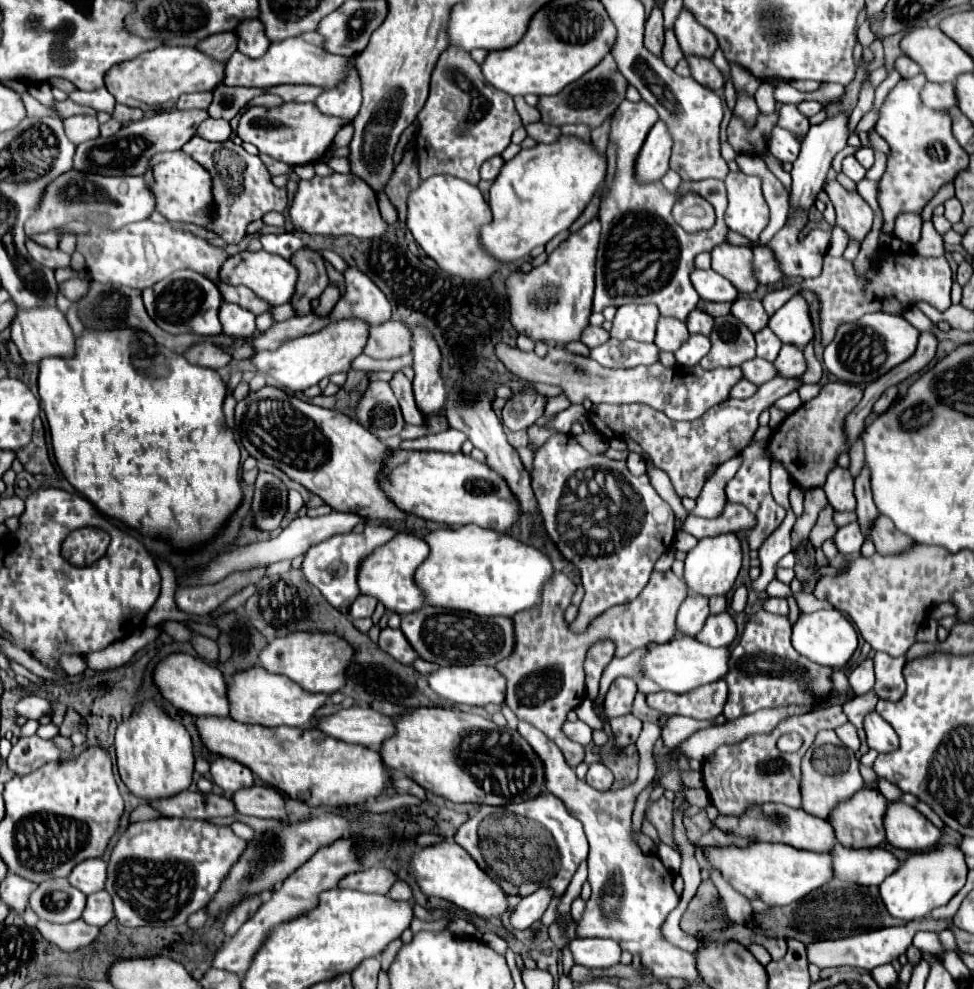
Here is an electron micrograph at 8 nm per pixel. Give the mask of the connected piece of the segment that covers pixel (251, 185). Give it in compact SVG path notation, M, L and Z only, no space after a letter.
M192 137L182 149L212 175L212 193L218 193L218 199L214 199L214 217L208 223L208 231L216 233L228 245L238 245L246 235L248 223L262 219L266 211L286 209L286 189L276 187L260 157L246 153L244 147L234 145L232 141L210 143L200 137Z

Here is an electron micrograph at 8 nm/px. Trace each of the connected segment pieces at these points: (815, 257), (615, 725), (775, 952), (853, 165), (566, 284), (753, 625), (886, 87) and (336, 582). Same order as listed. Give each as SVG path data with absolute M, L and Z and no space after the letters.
M808 213L796 221L796 225L784 225L768 243L768 247L776 253L780 261L780 269L786 277L802 277L812 279L820 275L822 259L828 249L830 231L814 229L804 239L798 239L800 231L808 225Z
M628 713L628 717L614 717L610 721L614 739L618 747L626 747L628 743L632 743L634 739L638 739L640 731L642 731L642 721L638 717L634 717L632 713Z
M766 937L766 943L762 943L762 945L768 949L768 953L772 955L774 961L782 959L786 953L786 947L788 947L786 939L772 939L772 937Z
M848 155L848 157L842 161L842 171L844 171L844 175L850 177L852 181L860 181L860 179L864 179L864 175L866 175L866 169L856 161L854 155Z
M594 217L580 231L564 239L540 267L528 273L514 271L506 279L510 321L516 333L530 337L532 341L552 343L566 347L572 341L580 341L580 333L588 327L594 295L594 265L600 243L600 221Z
M756 613L740 639L740 645L732 653L730 673L726 675L728 683L728 701L724 707L726 719L736 719L758 709L768 707L782 707L782 705L814 705L826 699L832 691L830 681L830 667L812 663L810 659L802 657L790 645L792 625L788 617L772 615L772 613Z
M890 71L890 75L876 87L876 99L874 99L874 105L872 105L872 109L880 109L880 105L884 103L884 99L886 99L886 95L888 95L888 91L896 85L900 81L900 75L896 73L896 71Z
M368 525L364 533L344 533L344 535L334 535L314 547L308 549L306 559L302 563L302 571L306 579L320 589L320 593L326 597L326 601L334 607L340 609L340 613L348 613L352 601L360 595L358 583L356 583L356 569L358 563L376 547L384 545L388 539L392 539L400 531L398 525Z

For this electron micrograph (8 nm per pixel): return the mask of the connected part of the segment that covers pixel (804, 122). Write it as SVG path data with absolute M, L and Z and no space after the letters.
M784 105L784 107L780 109L778 125L780 125L782 129L788 129L790 133L796 133L796 137L802 137L802 139L806 137L808 127L810 127L808 119L796 109L796 105Z

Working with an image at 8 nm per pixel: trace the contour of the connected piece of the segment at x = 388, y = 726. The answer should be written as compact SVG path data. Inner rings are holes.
M352 705L332 715L320 717L314 727L334 739L342 739L344 743L364 745L364 747L380 745L396 731L392 717L386 717L374 711L372 707L360 707L360 705Z

